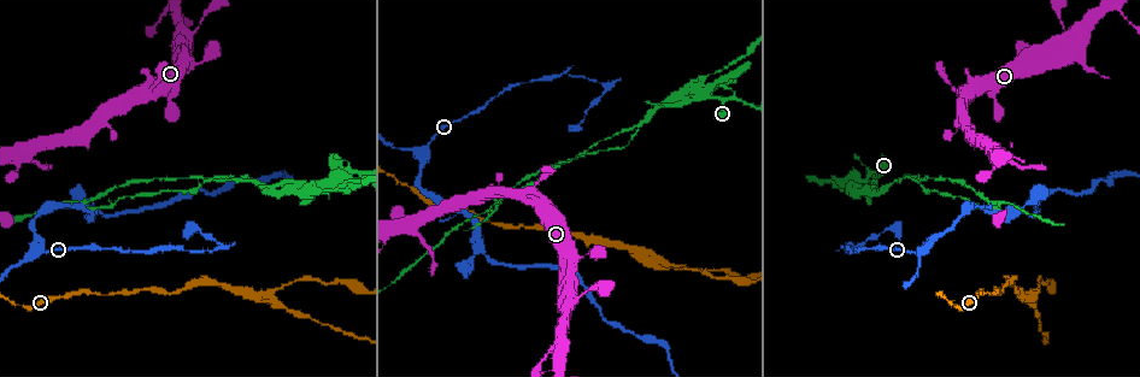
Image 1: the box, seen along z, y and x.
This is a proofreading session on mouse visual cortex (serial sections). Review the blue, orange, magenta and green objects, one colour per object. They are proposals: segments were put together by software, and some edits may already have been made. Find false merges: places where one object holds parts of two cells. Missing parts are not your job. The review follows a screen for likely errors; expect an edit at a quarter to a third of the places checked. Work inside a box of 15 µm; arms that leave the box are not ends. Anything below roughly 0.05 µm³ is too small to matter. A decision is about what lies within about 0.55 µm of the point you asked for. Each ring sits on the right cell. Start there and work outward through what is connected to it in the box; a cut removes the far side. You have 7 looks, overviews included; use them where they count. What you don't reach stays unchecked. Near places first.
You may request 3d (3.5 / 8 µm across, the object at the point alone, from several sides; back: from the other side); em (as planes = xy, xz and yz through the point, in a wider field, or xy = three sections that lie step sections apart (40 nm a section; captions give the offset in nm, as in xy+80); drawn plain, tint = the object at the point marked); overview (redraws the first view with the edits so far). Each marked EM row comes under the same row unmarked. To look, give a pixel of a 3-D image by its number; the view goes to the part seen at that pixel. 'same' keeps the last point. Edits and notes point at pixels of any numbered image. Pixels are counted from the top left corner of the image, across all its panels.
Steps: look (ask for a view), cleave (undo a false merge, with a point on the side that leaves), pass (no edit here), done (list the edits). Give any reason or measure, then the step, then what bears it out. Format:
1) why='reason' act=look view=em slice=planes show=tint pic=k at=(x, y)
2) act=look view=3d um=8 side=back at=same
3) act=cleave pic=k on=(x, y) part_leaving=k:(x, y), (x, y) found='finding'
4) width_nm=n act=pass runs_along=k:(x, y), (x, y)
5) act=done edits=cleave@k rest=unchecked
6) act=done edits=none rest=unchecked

why='a narrow waist' act=look view=3d um=3.5 pic=1 at=(568, 74)

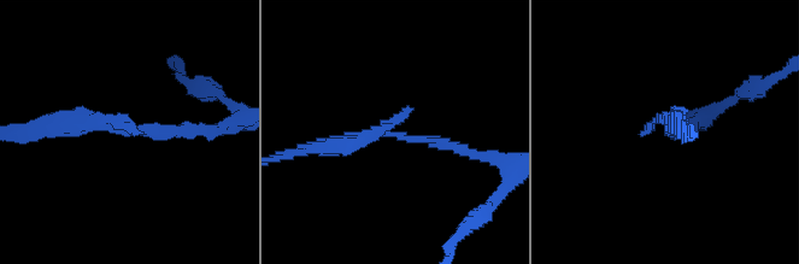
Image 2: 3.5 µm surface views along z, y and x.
arm_widths_nm=150,250 act=look view=em slice=planes show=tint pic=2 at=(396, 134)

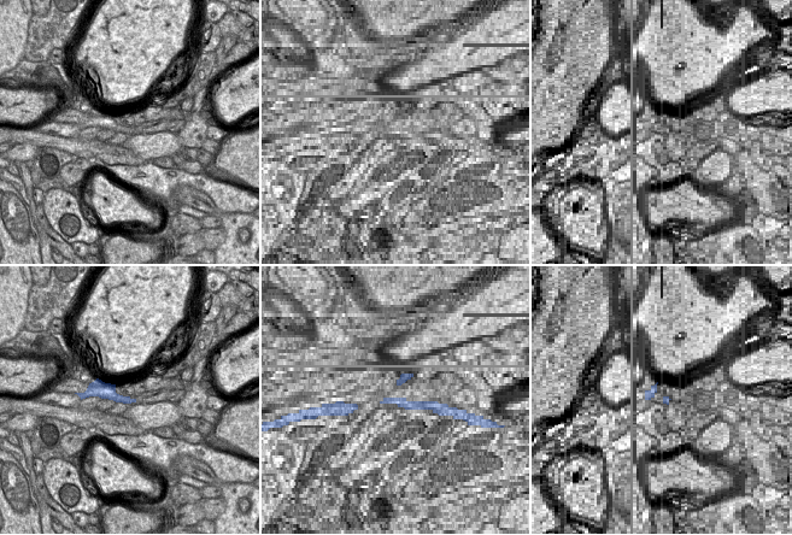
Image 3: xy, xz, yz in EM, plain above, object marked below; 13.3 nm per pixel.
act=pass runs_along=2:(316, 146), (394, 134), (471, 152) found='all the same cell'

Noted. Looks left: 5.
why='touches itself' act=look view=3d um=3.5 pic=1 at=(706, 92)

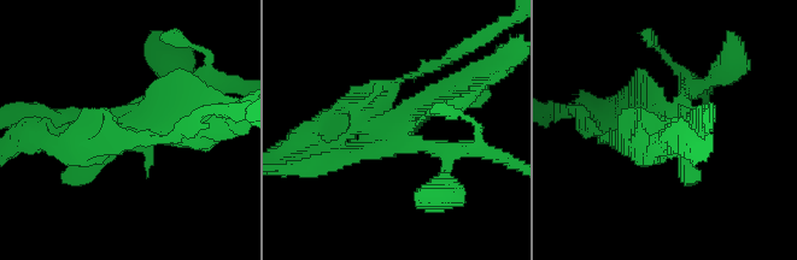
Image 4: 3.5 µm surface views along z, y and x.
why='need the tissue' act=look view=em slice=xy step=1 show=tint pic=4 at=(391, 134)

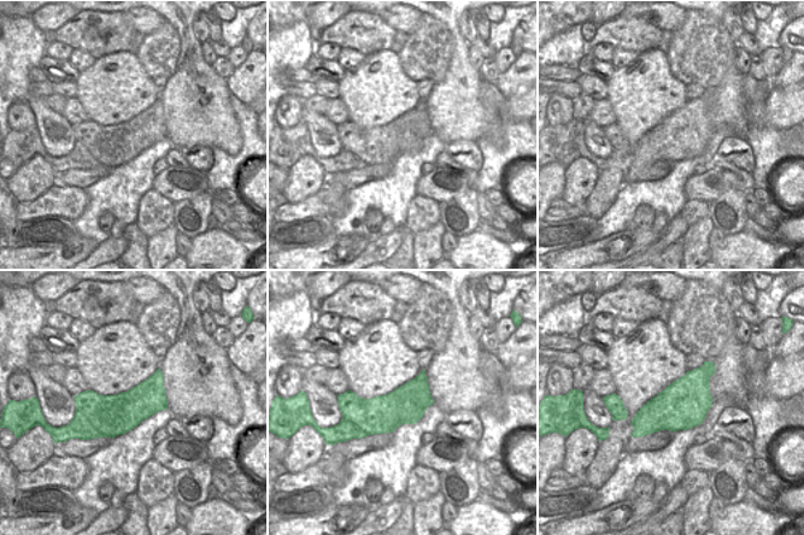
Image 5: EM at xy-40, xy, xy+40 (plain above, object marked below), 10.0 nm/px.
act=cleave pic=4 on=(368, 95) part_leaving=4:(391, 134), (339, 112), (294, 143) found='two cells meet here'

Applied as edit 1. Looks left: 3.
why='redraw' act=look view=overview

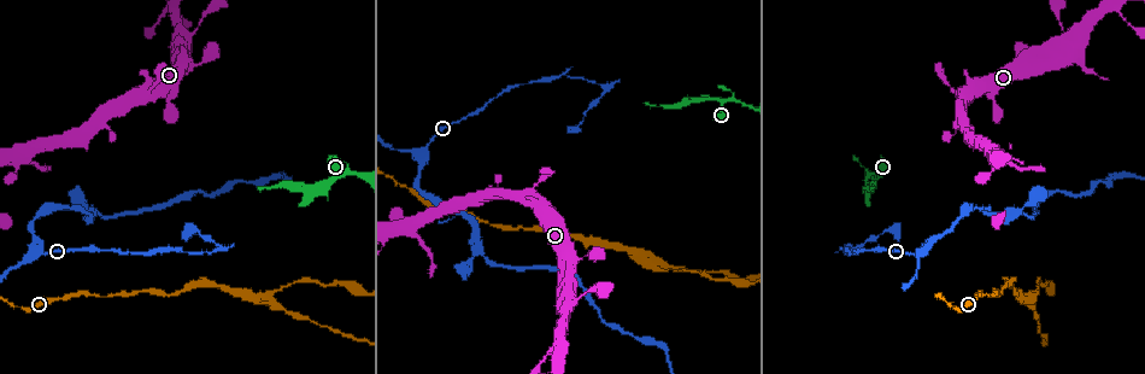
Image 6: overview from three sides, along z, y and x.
why='small branch off a trunk' act=look view=3d um=8 pic=6 at=(549, 348)

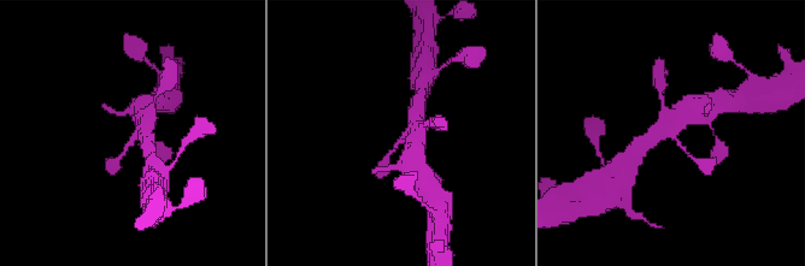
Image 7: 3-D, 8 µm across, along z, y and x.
why='zoom in' act=look view=3d um=3.5 pic=7 at=(131, 135)

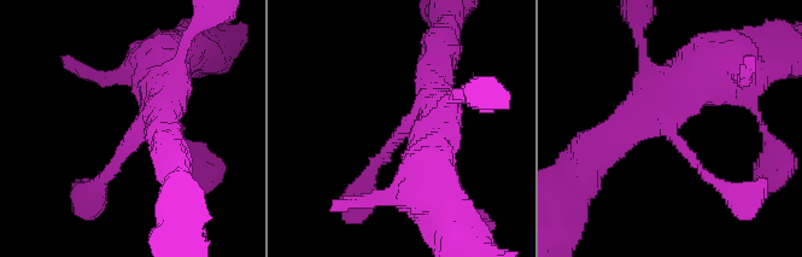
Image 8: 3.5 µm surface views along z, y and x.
arms=3 arm_widths_nm=150,500,500 act=pass runs_along=8:(438, 68), (427, 111), (368, 176) found='all the same cell'

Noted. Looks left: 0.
act=done edits=cleave@4 rest=unchecked

